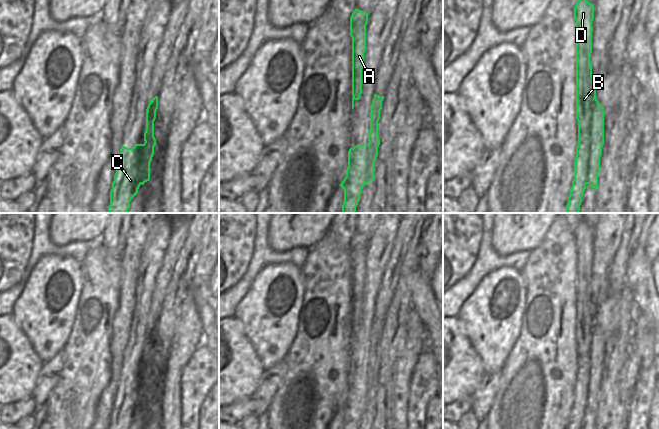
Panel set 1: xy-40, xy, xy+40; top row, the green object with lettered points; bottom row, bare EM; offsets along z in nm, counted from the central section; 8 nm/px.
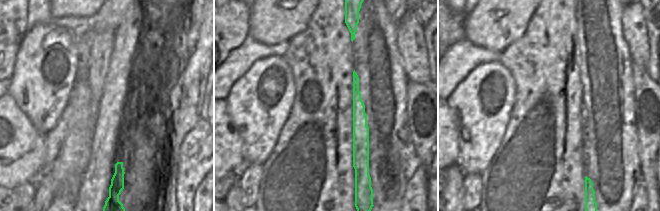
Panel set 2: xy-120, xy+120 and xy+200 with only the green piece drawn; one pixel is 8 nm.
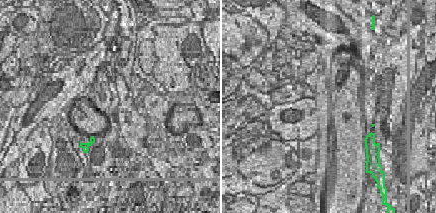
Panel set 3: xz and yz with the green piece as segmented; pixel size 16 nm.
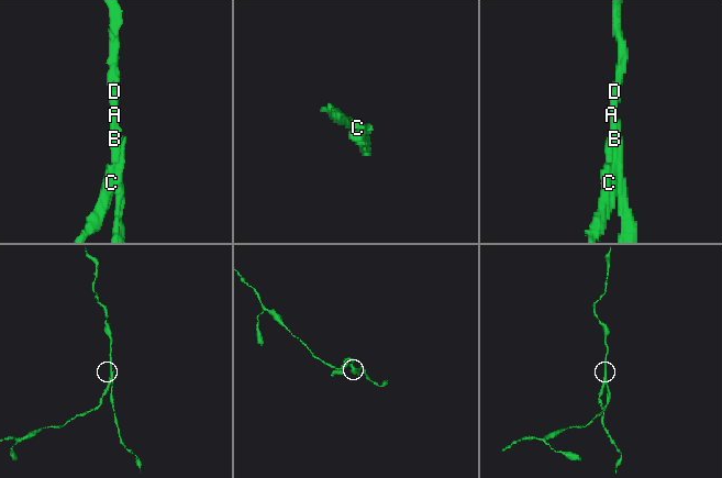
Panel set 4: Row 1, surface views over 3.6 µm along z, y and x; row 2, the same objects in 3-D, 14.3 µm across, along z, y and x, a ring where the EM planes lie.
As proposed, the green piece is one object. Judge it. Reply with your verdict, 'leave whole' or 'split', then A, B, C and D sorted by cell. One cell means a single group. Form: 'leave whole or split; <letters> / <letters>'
split; A B D / C

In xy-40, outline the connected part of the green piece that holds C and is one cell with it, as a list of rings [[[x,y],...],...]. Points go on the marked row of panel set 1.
[[[135,144],[133,148],[122,146],[120,159],[114,175],[110,191],[110,205],[108,213],[128,213],[130,201],[138,193],[140,185],[144,182],[144,144]]]

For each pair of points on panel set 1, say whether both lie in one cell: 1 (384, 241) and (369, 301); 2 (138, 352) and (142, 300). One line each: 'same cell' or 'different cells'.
1: same cell
2: same cell

